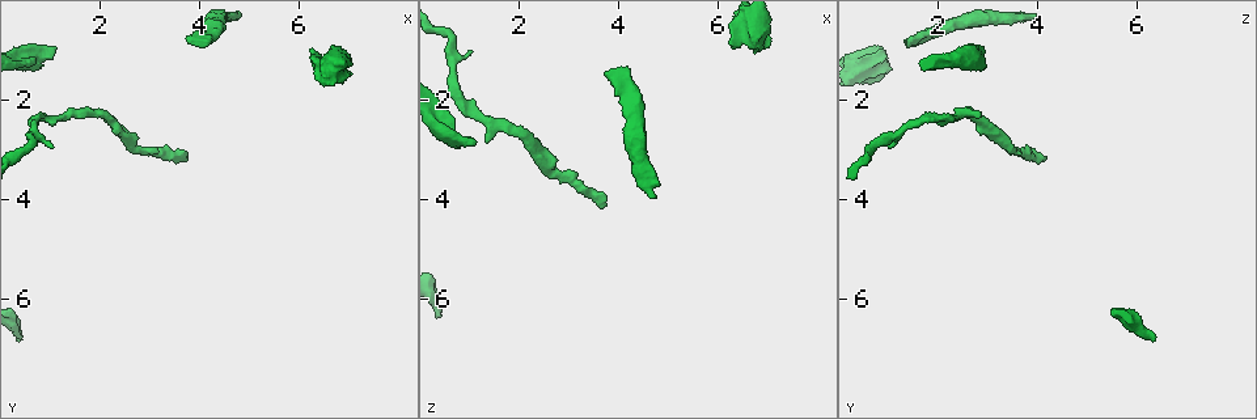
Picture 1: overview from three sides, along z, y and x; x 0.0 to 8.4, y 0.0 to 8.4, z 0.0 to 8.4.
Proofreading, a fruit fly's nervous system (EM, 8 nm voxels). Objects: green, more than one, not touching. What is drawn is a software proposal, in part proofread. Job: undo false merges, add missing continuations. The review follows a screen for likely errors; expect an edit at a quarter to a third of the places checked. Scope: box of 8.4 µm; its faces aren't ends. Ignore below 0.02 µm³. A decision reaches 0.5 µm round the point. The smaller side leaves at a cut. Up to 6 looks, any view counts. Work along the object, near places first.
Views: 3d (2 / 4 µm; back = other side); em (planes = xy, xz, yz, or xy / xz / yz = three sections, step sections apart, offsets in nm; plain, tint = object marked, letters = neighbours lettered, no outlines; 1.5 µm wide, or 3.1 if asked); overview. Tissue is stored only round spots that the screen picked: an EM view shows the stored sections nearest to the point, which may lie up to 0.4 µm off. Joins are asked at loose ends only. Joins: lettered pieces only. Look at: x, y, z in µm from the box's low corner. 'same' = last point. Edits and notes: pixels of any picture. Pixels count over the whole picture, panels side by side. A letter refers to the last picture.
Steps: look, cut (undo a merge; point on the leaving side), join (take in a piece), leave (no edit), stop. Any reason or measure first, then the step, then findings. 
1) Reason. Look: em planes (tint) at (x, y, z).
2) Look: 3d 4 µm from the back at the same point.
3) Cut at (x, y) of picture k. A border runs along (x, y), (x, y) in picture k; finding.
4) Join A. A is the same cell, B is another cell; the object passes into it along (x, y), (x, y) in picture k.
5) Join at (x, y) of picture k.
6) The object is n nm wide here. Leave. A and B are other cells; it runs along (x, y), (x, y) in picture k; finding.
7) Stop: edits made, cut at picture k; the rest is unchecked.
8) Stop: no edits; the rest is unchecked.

Branch stops here. Look: 3d 2 µm at (1.10, 0.95, 2.90).

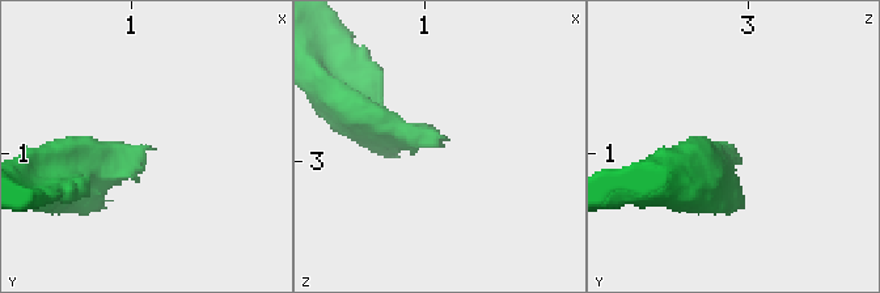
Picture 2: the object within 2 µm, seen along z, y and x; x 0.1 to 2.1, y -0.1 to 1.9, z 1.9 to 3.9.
Look: em xy step 8 (tint) at (1.14, 1.00, 2.88).

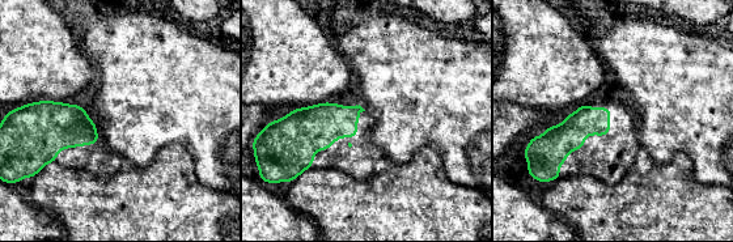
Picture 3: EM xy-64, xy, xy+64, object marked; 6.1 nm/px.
Another direction. Look: em planes (letters) at the same point.

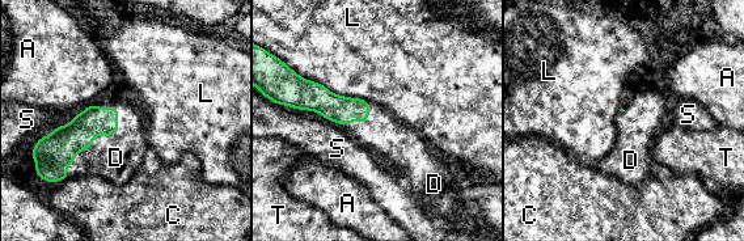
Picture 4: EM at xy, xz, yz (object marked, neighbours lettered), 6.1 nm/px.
The longest contact is with D, 500 nm. Join D. D is the same cell, A, C, L, S and T are other cells; the object passes into it along (59, 149), (93, 135), (115, 157) in picture 4; it goes on there.

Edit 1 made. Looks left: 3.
Thin end. Look: 3d 2 µm at (3.70, 3.25, 4.05).

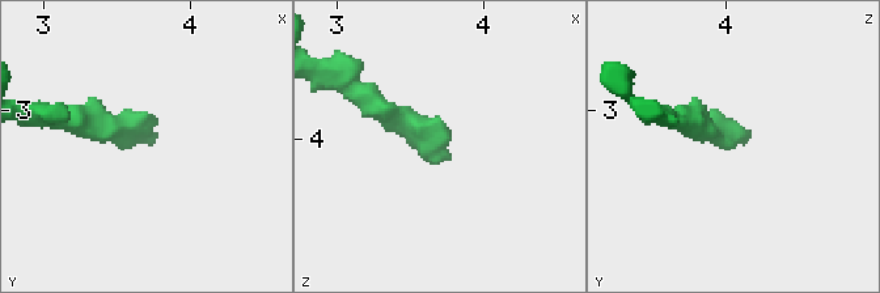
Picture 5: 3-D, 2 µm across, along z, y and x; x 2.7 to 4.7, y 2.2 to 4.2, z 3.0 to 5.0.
Now the EM. Look: em yz step 4 (letters) at (3.72, 3.24, 4.10).

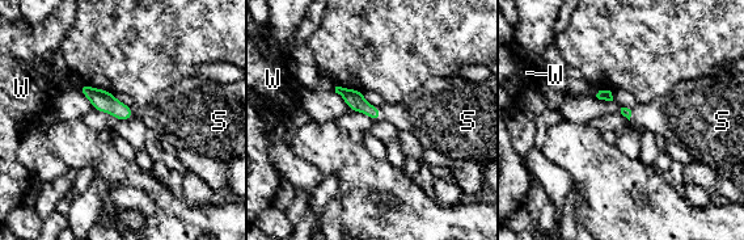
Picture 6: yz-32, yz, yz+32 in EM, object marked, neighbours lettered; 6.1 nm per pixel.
Join S. S is the same cell, W is another cell; the object passes into it along (101, 100), (131, 112), (172, 112) in picture 6; the cell continues.

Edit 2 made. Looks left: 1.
Stop: edits made, join at picture 4, join at picture 6; the rest is unchecked.

